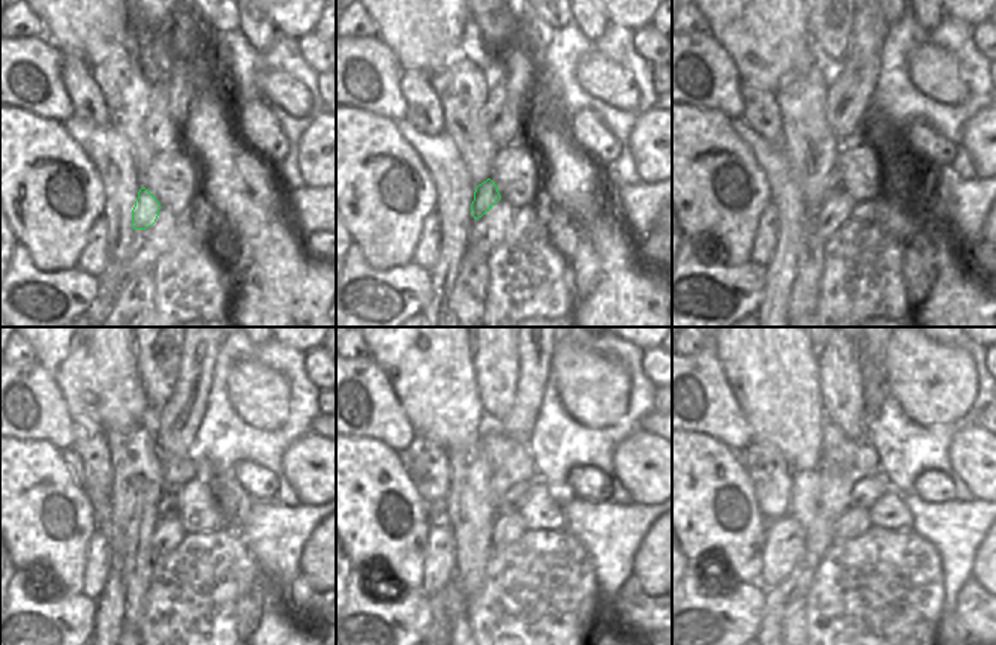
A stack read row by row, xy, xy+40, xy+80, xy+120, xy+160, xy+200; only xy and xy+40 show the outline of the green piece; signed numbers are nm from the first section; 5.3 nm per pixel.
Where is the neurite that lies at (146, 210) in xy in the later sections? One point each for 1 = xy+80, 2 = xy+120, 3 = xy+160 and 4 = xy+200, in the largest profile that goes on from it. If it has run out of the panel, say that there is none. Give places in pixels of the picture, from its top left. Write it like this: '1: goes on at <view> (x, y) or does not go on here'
1: goes on at xy+80 (833, 180)
2: goes on at xy+120 (167, 504)
3: goes on at xy+160 (513, 500)
4: goes on at xy+200 (864, 492)

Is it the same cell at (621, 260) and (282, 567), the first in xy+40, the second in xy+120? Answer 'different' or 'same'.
different

